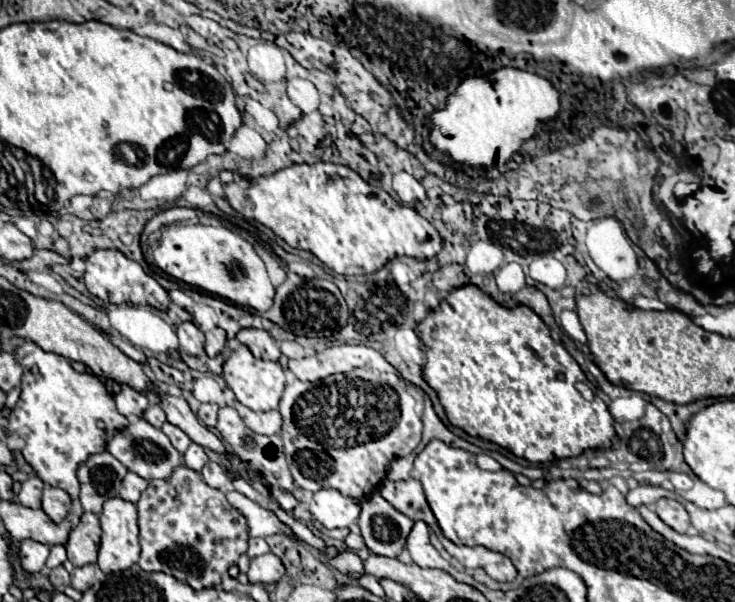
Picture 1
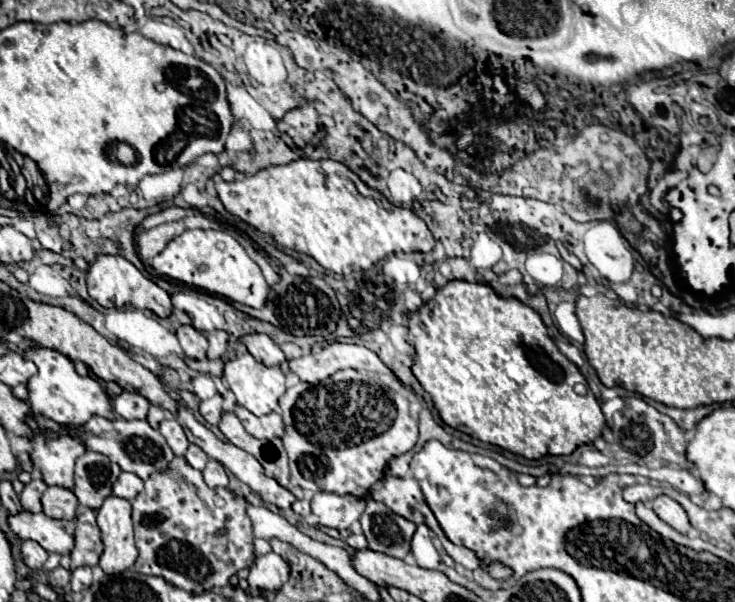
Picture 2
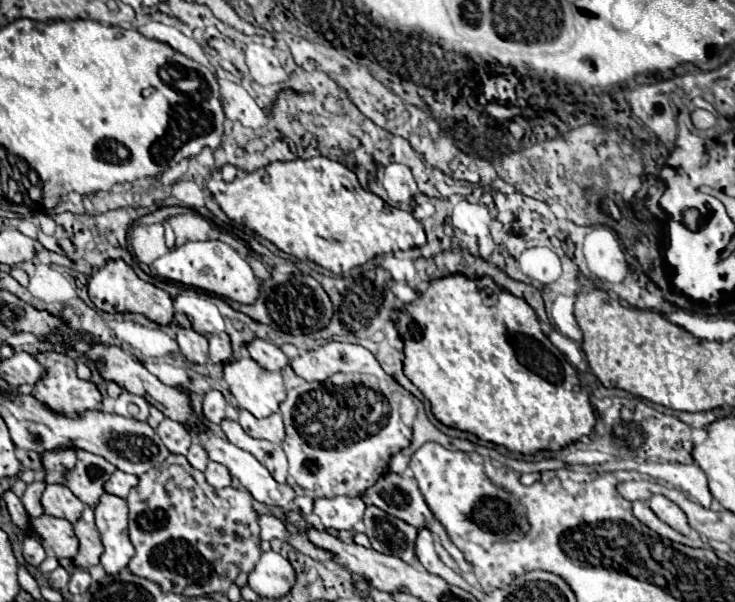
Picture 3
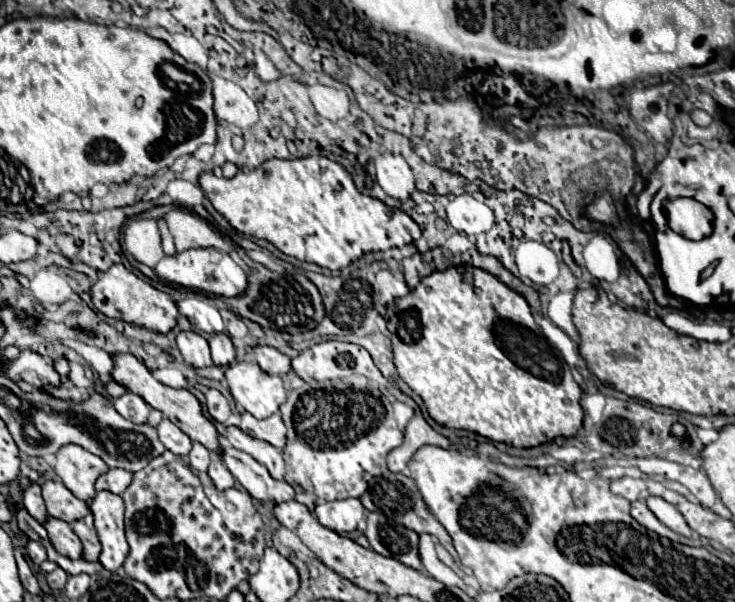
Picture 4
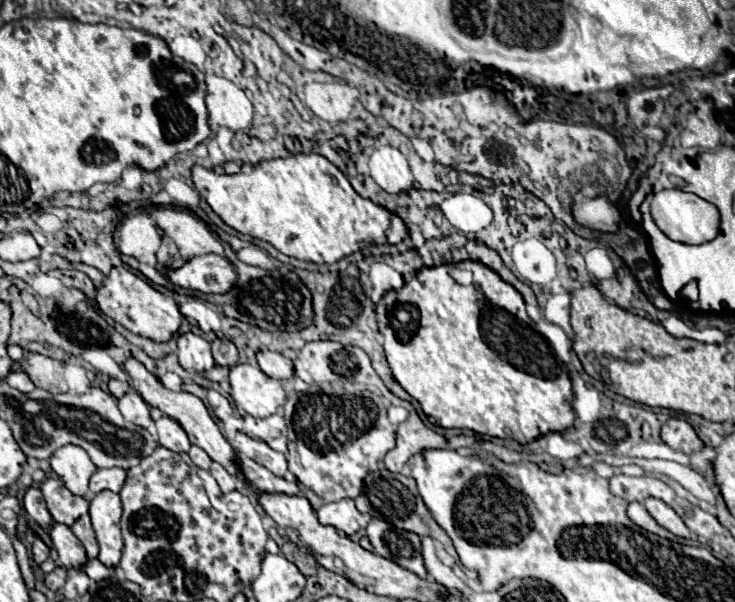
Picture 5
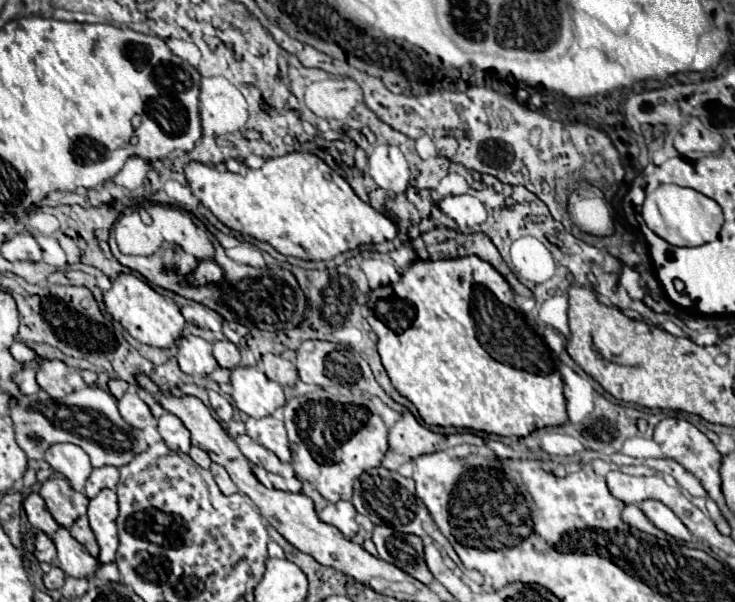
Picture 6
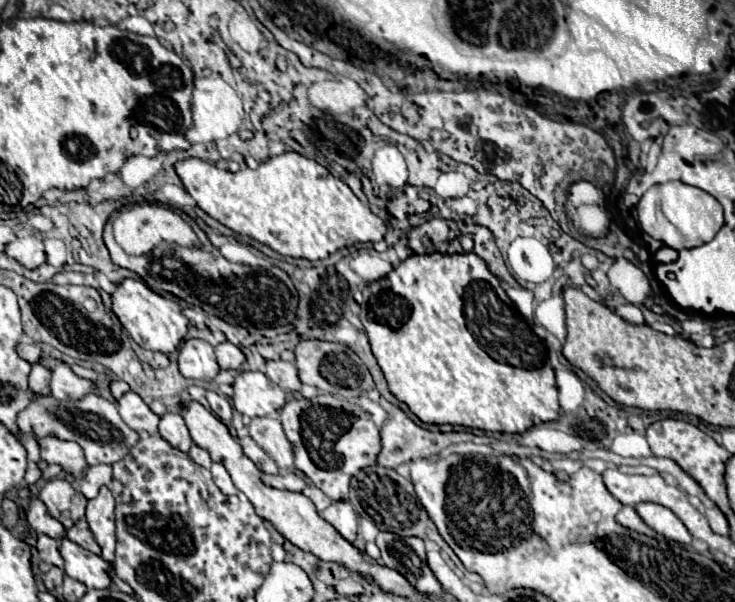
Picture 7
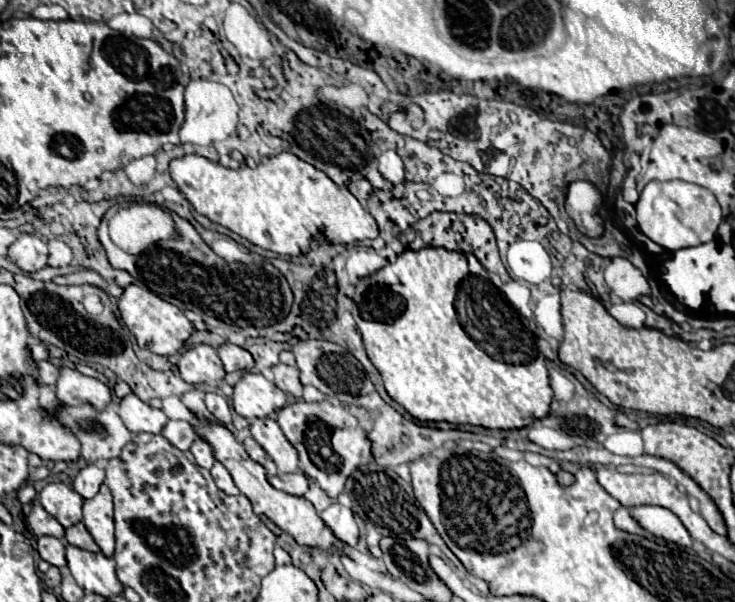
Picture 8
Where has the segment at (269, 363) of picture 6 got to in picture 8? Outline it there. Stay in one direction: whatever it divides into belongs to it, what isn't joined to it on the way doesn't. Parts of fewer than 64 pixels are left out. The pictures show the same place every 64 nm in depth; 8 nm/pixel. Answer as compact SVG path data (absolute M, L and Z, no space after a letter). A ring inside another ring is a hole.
M276 364L272 366L272 374L274 374L274 384L284 390L294 394L296 398L302 396L302 384L298 380L298 368L296 366L288 366L288 364Z

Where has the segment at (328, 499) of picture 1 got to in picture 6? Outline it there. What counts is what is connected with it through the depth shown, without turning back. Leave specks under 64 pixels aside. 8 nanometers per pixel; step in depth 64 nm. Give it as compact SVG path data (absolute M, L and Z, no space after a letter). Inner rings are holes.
M340 500L336 504L328 504L320 514L318 518L326 524L332 524L336 526L346 538L352 538L356 532L358 532L358 524L356 524L356 508L352 506L352 502L346 502L346 500Z

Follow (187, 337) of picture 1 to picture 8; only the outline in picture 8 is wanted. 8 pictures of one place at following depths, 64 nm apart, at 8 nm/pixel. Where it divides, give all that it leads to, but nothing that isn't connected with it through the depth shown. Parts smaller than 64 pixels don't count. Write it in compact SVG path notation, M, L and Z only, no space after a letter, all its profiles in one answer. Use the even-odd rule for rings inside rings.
M194 344L186 348L178 360L178 370L190 384L220 382L226 374L216 350L208 344Z

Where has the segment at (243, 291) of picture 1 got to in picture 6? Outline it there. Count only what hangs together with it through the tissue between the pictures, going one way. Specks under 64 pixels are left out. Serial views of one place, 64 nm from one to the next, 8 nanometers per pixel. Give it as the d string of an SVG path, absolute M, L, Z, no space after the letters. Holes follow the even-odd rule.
M202 258L198 266L188 272L188 276L184 276L182 282L188 286L204 286L218 284L220 280L224 280L224 268L220 268L220 264L216 264L212 258Z

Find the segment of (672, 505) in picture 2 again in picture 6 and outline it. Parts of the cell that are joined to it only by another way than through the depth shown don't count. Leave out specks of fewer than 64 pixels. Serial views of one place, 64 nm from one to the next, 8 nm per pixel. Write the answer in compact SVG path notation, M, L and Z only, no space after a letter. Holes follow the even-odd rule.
M644 500L640 504L640 508L648 516L648 520L654 526L658 526L660 530L664 530L666 534L670 534L670 536L674 536L678 540L686 540L686 542L692 538L690 530L682 524L682 520L668 506L664 506L662 502L658 502L658 500Z

